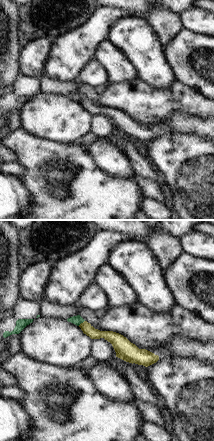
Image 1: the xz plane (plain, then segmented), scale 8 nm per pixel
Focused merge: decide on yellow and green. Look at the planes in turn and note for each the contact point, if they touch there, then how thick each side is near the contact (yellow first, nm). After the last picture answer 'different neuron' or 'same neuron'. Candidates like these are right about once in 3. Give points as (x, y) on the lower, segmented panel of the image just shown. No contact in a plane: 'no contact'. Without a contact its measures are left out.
contact (81, 323); calibres 90 and 80 nm

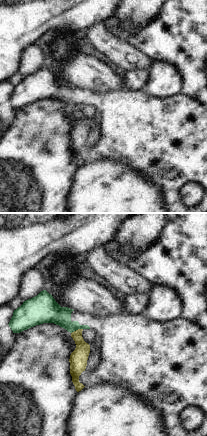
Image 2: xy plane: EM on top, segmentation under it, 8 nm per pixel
contact (76, 330); calibres 140 and 180 nm

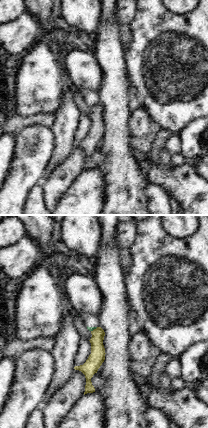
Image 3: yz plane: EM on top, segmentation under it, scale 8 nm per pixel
contact (94, 329); calibres 120 and 30 nm

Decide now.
different neuron

